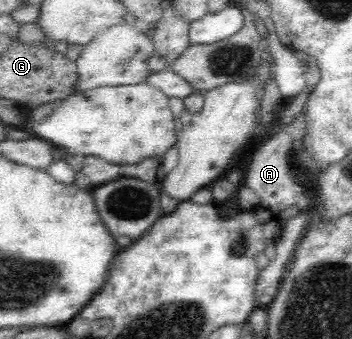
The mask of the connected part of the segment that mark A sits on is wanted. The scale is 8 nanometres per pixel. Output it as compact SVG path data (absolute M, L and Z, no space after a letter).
M295 118L292 124L283 125L281 134L273 135L267 142L263 142L255 154L251 156L251 162L247 164L247 170L243 172L241 185L251 188L257 196L260 196L260 206L272 210L276 214L282 215L283 211L291 206L297 206L300 211L307 211L311 206L311 200L303 192L305 188L295 179L290 167L290 153L293 150L293 142L300 140L303 136L303 118Z

